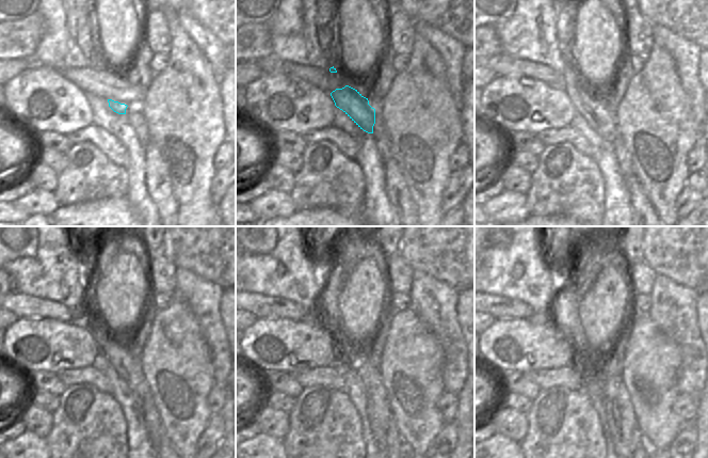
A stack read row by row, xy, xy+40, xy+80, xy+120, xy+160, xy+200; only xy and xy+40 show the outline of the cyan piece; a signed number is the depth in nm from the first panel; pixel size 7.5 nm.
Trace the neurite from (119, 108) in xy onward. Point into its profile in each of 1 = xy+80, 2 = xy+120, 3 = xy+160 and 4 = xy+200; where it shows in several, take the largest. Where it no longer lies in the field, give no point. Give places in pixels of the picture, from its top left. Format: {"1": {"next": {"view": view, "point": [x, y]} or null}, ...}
{"1": {"next": {"view": "xy+80", "point": [598, 114]}}, "2": {"next": {"view": "xy+120", "point": [128, 365]}}, "3": {"next": {"view": "xy+160", "point": [379, 411]}}, "4": {"next": {"view": "xy+200", "point": [626, 436]}}}

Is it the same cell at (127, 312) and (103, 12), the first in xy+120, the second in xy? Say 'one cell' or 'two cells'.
one cell

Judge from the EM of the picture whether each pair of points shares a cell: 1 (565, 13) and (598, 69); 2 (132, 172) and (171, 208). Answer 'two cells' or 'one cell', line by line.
1: two cells
2: two cells

